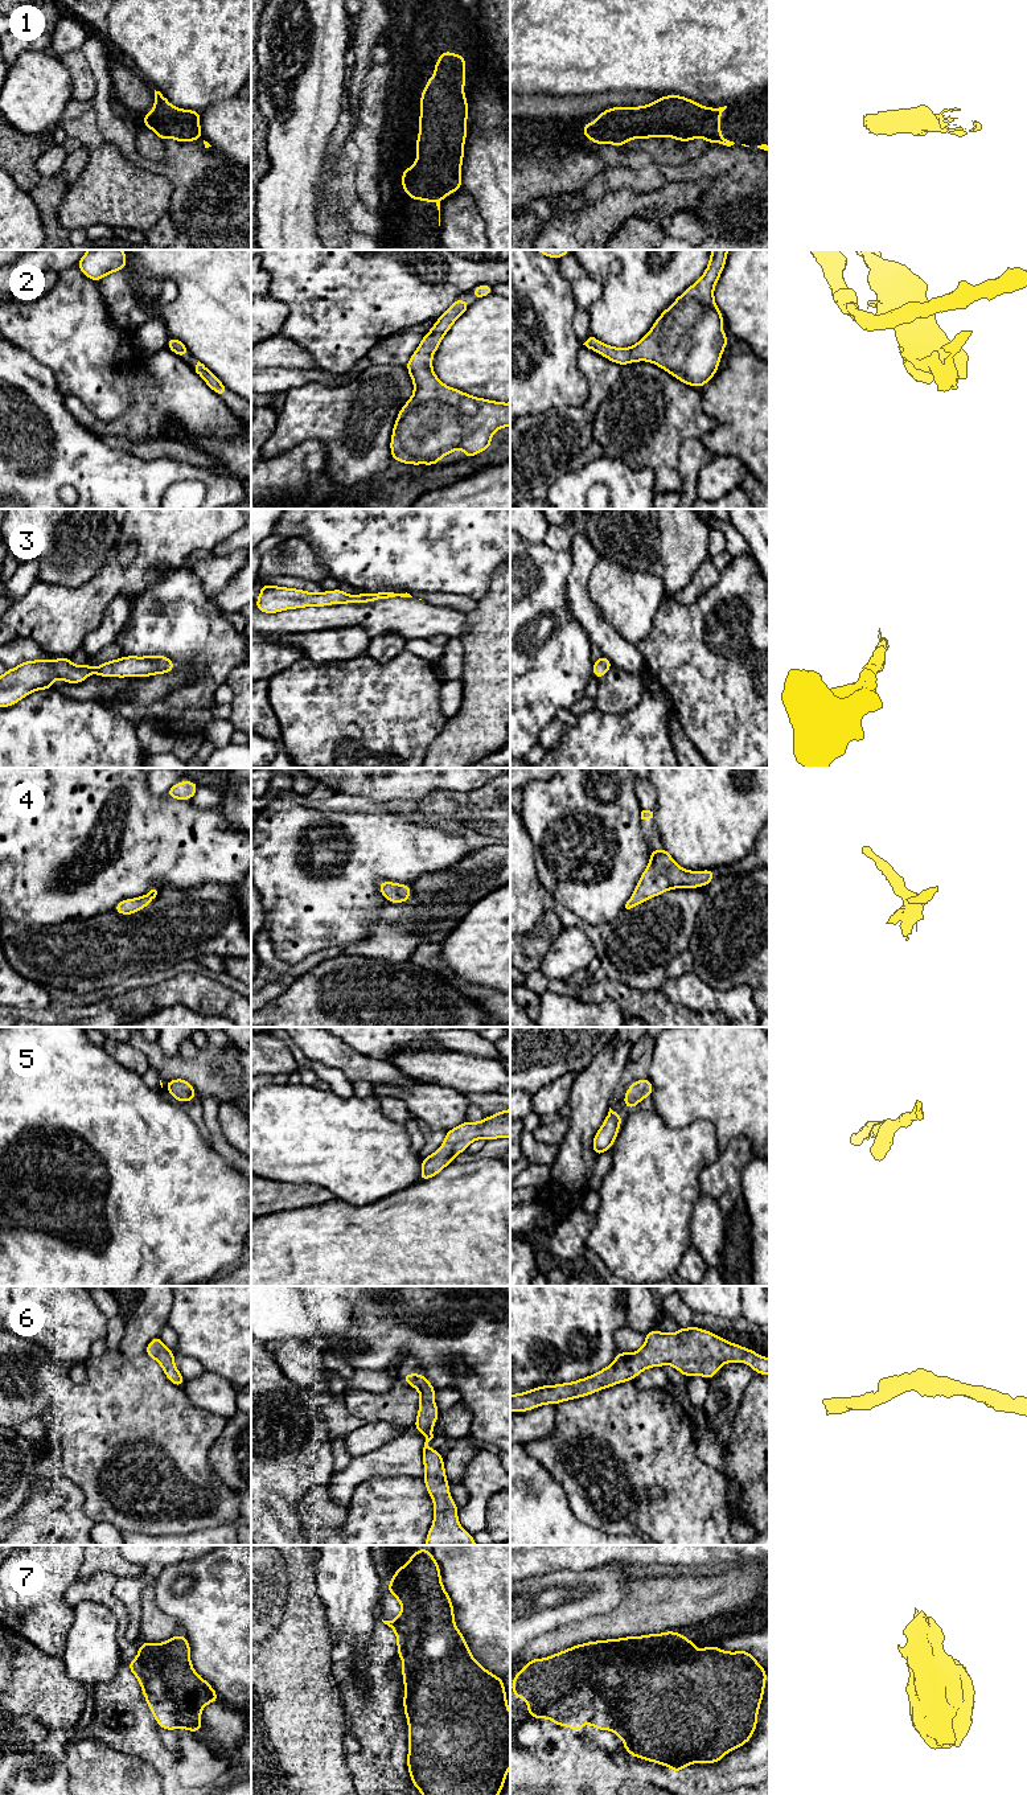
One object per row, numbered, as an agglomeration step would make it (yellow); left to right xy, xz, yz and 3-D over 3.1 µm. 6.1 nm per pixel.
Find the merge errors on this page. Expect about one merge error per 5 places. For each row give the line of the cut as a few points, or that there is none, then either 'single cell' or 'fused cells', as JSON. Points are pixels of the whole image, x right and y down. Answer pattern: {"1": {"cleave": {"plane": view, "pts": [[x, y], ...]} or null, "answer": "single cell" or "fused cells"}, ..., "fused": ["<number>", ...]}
{"1": {"cleave": null, "answer": "single cell"}, "2": {"cleave": null, "answer": "single cell"}, "3": {"cleave": null, "answer": "single cell"}, "4": {"cleave": null, "answer": "single cell"}, "5": {"cleave": null, "answer": "single cell"}, "6": {"cleave": null, "answer": "single cell"}, "7": {"cleave": null, "answer": "single cell"}, "fused": []}

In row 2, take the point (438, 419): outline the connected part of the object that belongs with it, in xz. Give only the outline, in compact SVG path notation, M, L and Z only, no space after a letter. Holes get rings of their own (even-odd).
M456 299L445 312L436 319L435 325L423 336L420 345L404 365L414 382L414 394L400 408L391 434L391 460L419 465L436 465L439 460L460 447L464 448L464 459L469 459L492 445L492 435L510 427L510 402L501 403L465 394L461 390L448 387L434 373L432 356L437 350L441 338L448 333L453 323L469 309L463 299Z

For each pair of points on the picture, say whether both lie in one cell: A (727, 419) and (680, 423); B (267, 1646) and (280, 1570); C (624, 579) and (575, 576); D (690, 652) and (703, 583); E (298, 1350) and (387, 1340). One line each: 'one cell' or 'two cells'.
A: two cells
B: one cell
C: two cells
D: two cells
E: two cells

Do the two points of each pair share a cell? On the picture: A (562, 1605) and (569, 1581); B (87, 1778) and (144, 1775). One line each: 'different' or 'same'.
A: same
B: same

